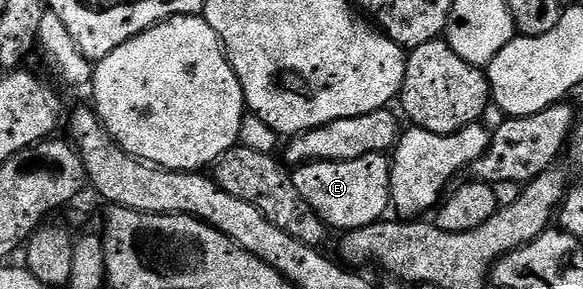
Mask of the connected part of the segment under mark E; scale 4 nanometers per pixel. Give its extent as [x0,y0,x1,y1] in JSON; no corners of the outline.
[292,154,391,232]

